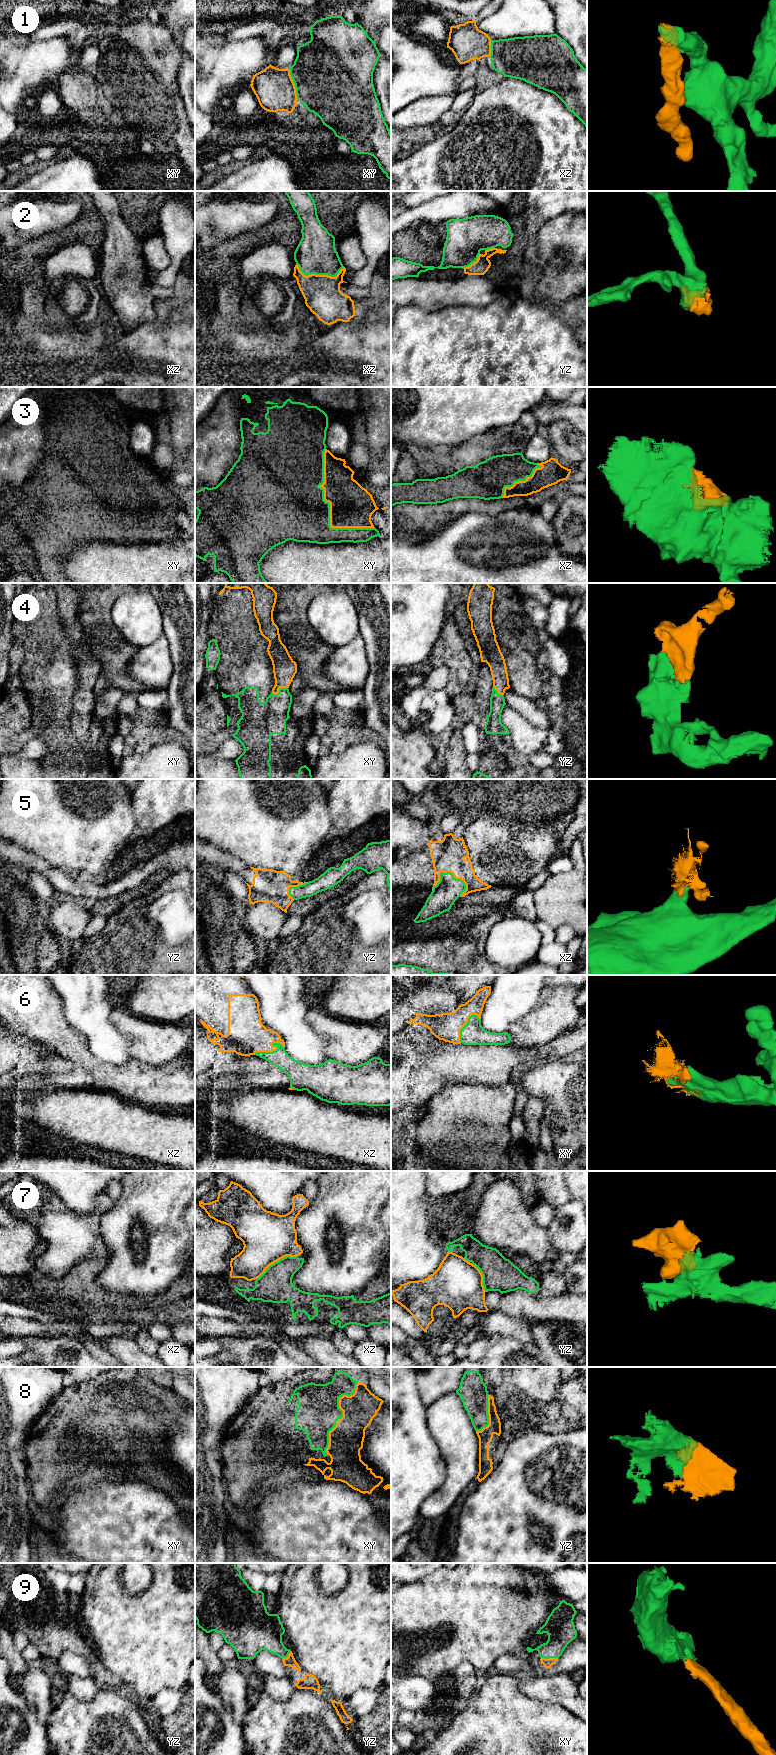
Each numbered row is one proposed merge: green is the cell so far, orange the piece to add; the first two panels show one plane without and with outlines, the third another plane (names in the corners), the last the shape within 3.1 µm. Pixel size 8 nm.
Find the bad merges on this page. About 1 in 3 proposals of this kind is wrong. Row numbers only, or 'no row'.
1, 7

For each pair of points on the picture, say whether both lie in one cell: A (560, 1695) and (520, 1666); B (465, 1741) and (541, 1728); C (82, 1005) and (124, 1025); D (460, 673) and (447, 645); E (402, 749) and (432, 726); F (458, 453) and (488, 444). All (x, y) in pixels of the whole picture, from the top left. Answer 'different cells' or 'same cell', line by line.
A: different cells
B: same cell
C: different cells
D: same cell
E: different cells
F: same cell

